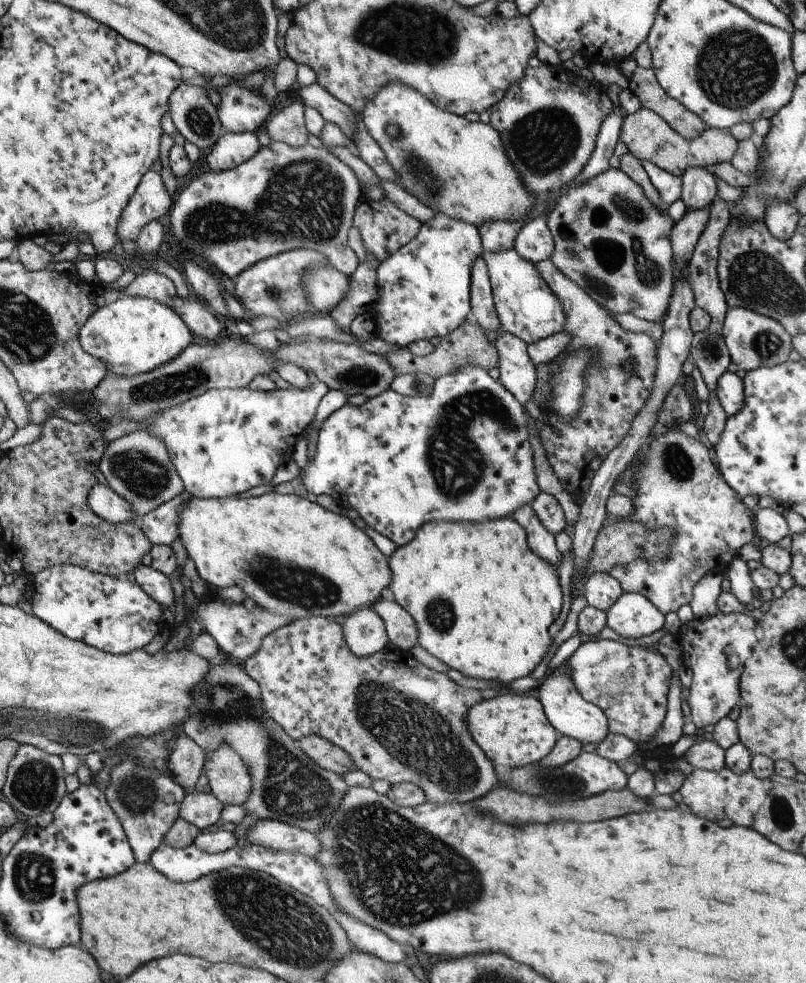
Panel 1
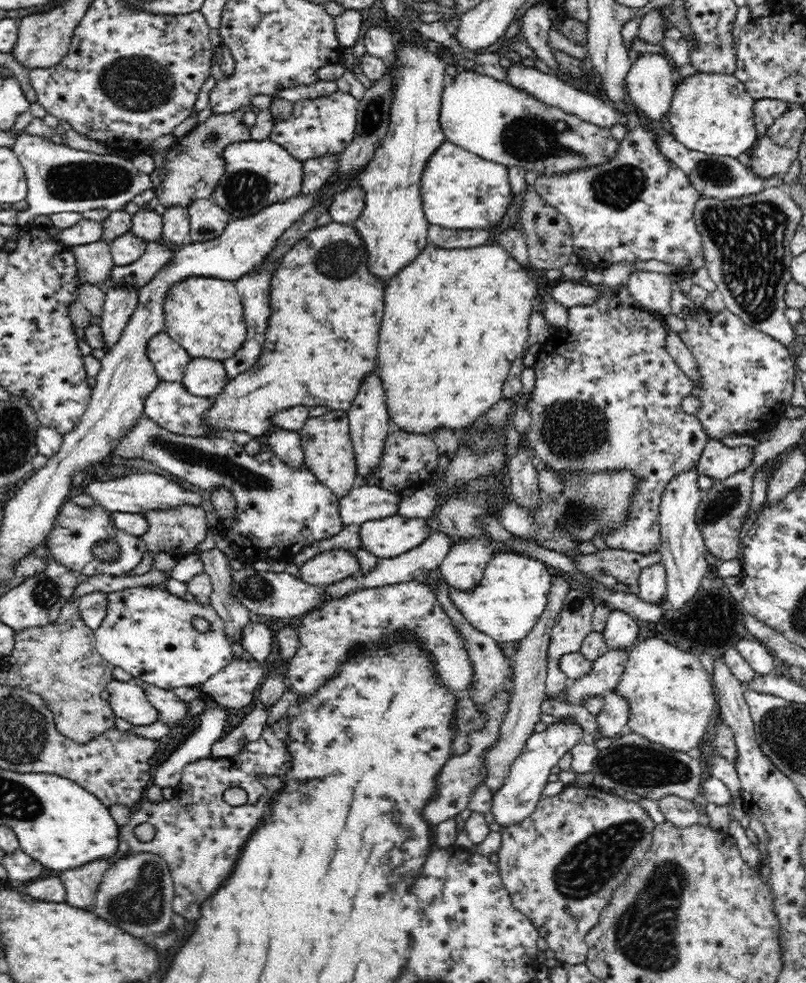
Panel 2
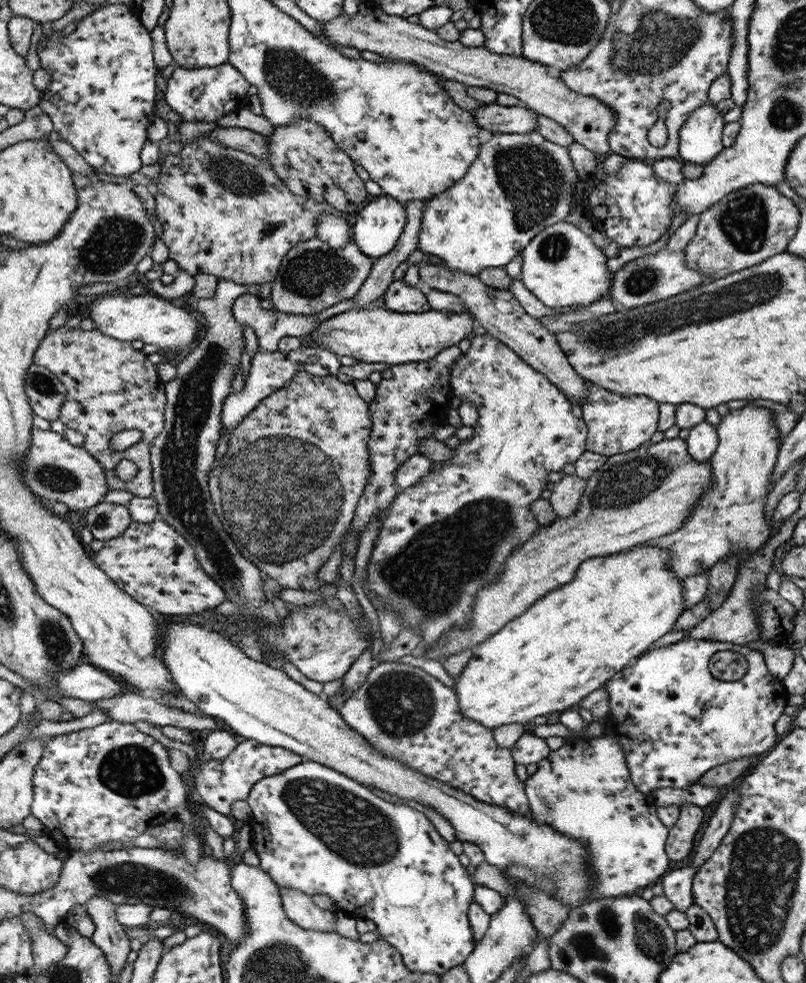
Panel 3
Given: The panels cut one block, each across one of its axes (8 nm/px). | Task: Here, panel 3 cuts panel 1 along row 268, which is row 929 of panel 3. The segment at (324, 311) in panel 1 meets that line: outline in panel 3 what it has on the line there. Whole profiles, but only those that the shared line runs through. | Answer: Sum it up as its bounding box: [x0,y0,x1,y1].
[280,888,336,932]

